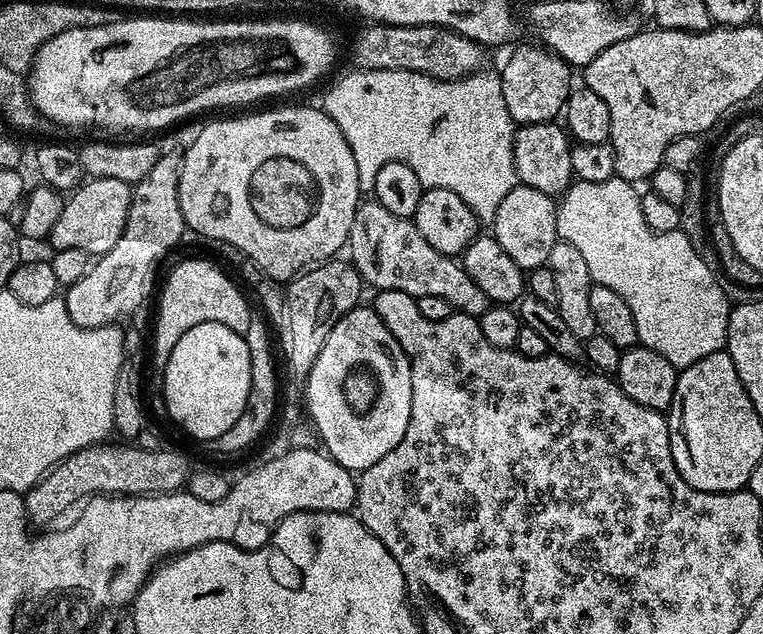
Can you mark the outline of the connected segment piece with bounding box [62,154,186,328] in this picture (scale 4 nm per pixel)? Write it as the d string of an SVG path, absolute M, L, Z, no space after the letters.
M161 155L158 162L154 162L154 170L150 170L150 174L146 174L146 178L142 178L135 184L132 190L132 205L130 206L130 214L126 218L126 226L124 233L118 243L99 257L89 268L86 278L82 278L79 282L67 285L66 294L63 293L62 299L66 310L70 314L70 318L80 328L102 328L105 326L115 325L116 320L120 320L123 316L128 316L148 295L153 292L158 284L158 276L156 280L156 267L160 264L160 259L171 250L172 247L179 245L183 238L185 230L185 222L182 218L182 210L178 202L178 178L180 177L181 157Z

